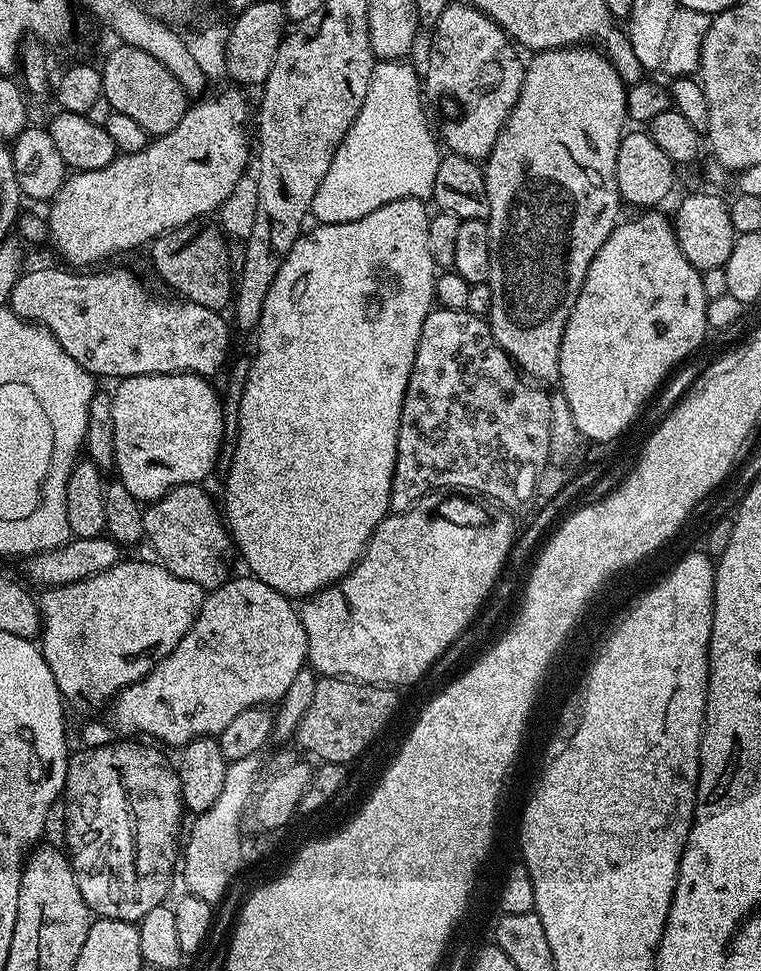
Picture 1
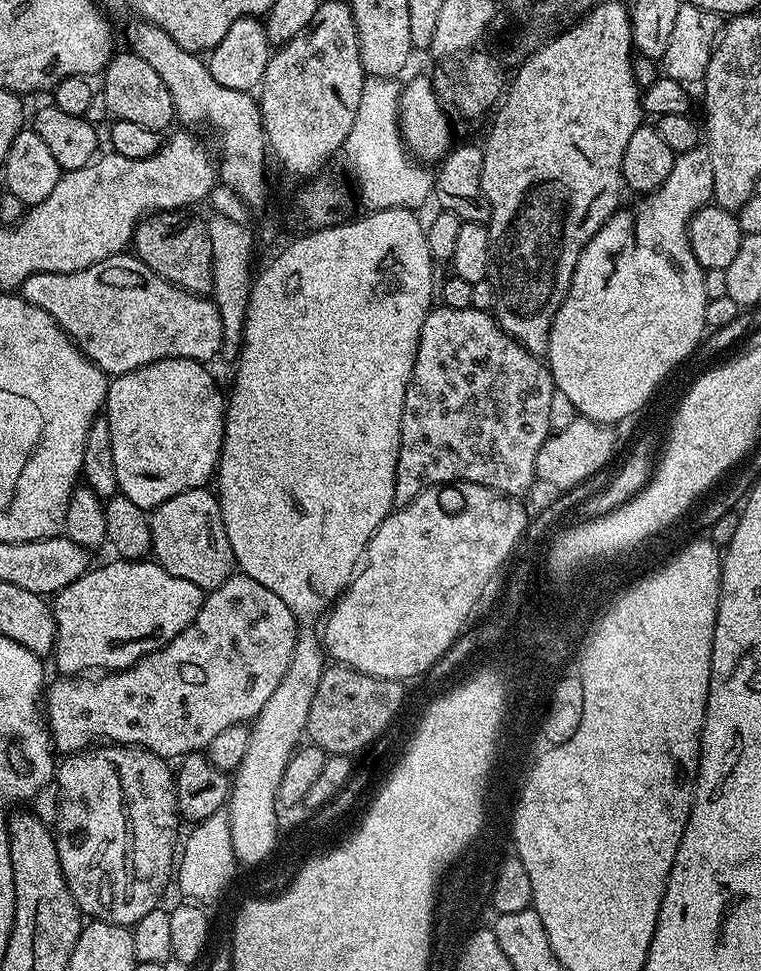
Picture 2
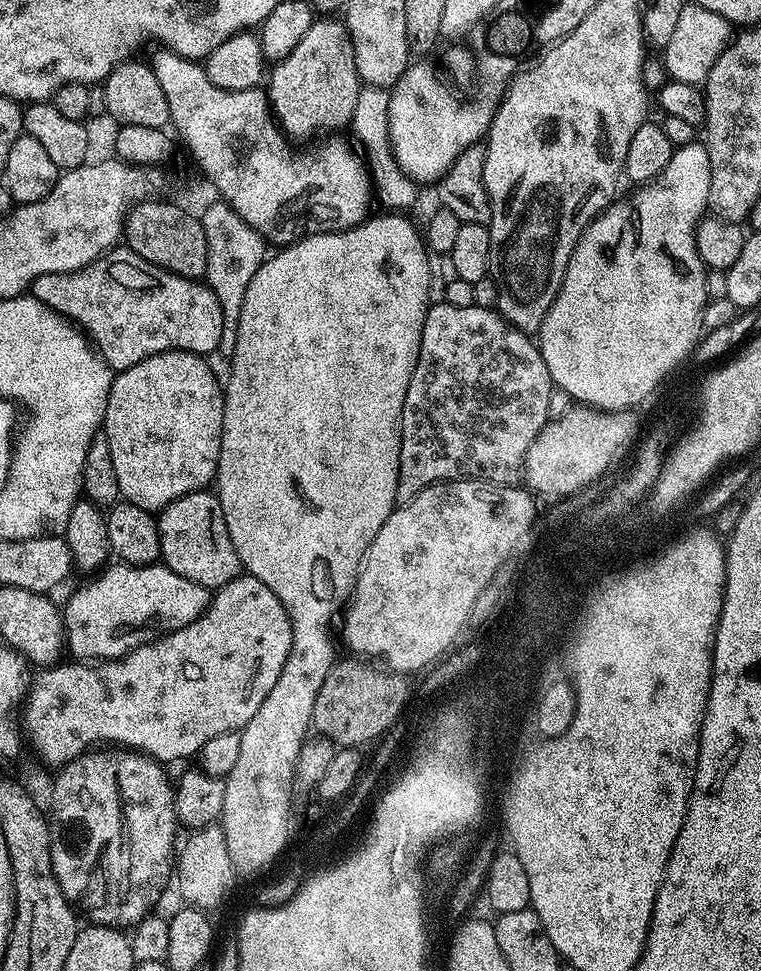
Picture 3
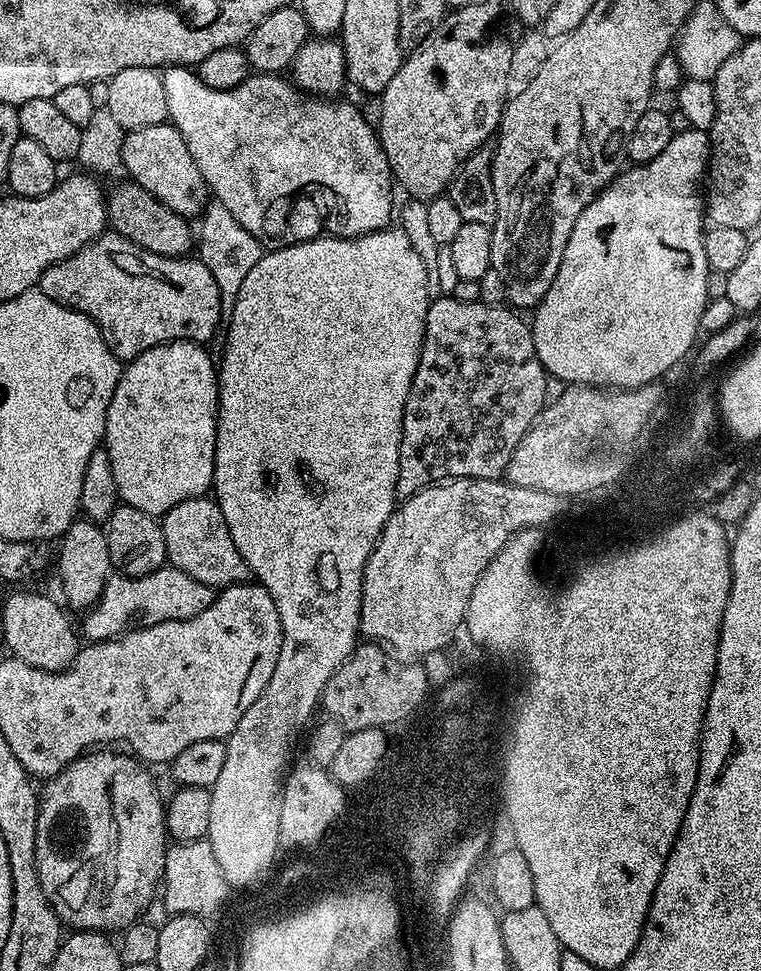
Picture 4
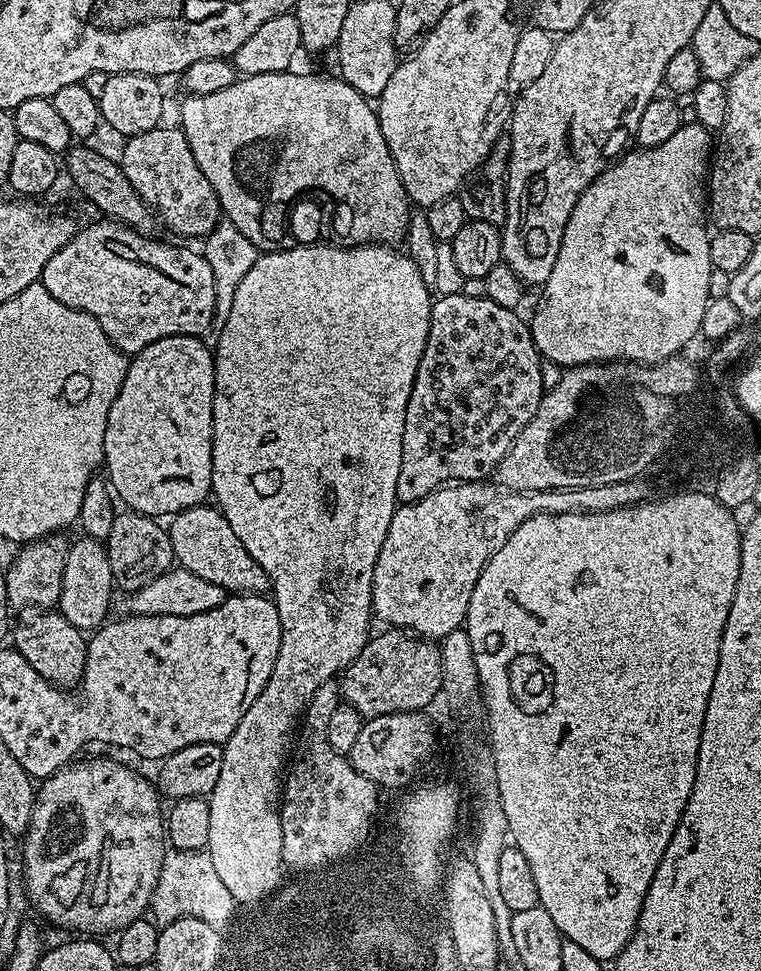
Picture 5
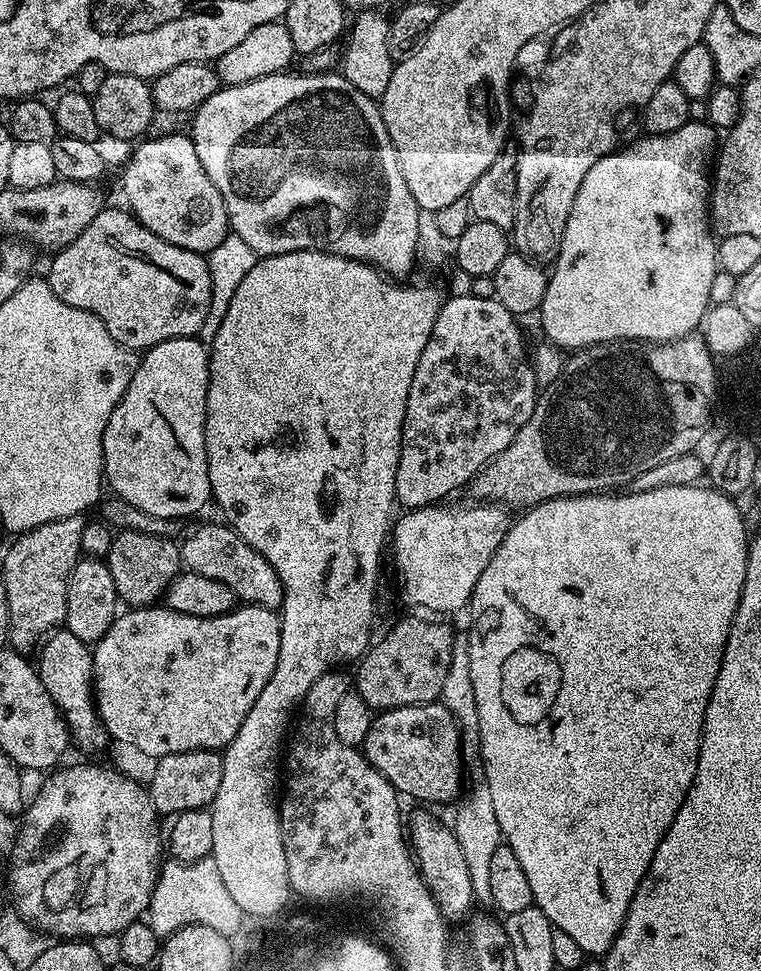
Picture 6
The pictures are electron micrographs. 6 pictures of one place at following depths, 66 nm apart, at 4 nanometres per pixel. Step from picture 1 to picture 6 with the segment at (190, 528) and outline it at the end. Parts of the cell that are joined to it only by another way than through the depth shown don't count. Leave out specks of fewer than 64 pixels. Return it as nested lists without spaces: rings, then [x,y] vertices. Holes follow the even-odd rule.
[[[219,523],[200,524],[185,540],[182,540],[180,558],[183,567],[187,571],[197,572],[206,578],[214,578],[214,582],[222,582],[226,586],[230,586],[230,590],[245,605],[273,610],[279,609],[280,605],[284,603],[284,587],[274,570],[274,566],[270,566],[270,562],[266,562],[266,558],[262,558],[262,554],[258,554],[258,550],[251,548],[227,523]]]

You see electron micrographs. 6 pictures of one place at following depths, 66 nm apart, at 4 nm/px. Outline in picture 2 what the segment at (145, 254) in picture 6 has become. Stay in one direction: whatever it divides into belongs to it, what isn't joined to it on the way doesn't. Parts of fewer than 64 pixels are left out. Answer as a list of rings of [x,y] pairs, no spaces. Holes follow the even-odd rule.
[[[127,251],[102,258],[102,262],[94,262],[94,266],[86,266],[77,272],[36,272],[26,278],[22,295],[57,320],[60,329],[79,344],[80,351],[112,378],[175,356],[209,362],[220,355],[222,318],[216,303],[207,295],[188,292],[169,280],[163,280],[158,273],[150,270],[150,266]]]

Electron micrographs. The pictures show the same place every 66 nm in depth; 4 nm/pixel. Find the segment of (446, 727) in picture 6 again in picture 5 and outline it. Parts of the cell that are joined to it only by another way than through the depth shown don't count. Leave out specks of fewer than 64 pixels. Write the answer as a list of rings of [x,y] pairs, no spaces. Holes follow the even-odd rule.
[[[395,712],[365,719],[354,746],[346,755],[358,774],[370,778],[381,789],[406,789],[413,783],[411,772],[420,760],[430,759],[436,748],[436,732],[428,722],[429,717],[420,712]]]

